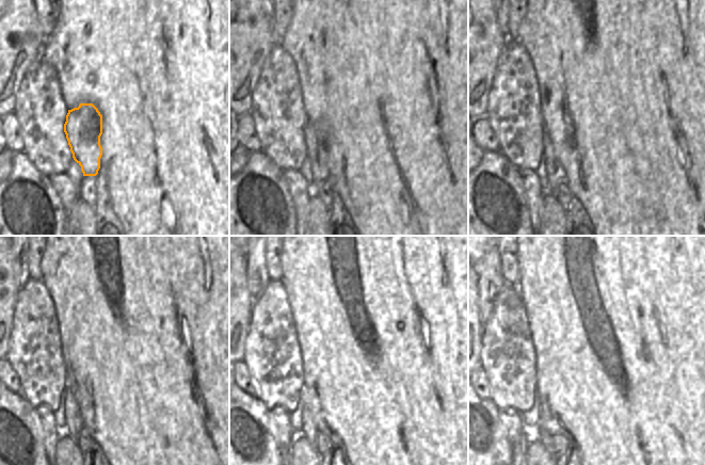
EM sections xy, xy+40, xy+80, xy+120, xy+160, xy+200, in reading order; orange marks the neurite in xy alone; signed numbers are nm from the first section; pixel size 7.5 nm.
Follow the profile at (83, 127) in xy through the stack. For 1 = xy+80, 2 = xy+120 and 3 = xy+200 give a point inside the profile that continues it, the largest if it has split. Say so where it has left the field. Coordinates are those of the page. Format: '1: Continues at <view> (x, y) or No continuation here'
1: Continues at xy+80 (555, 174)
2: Continues at xy+120 (74, 423)
3: Continues at xy+200 (546, 438).

